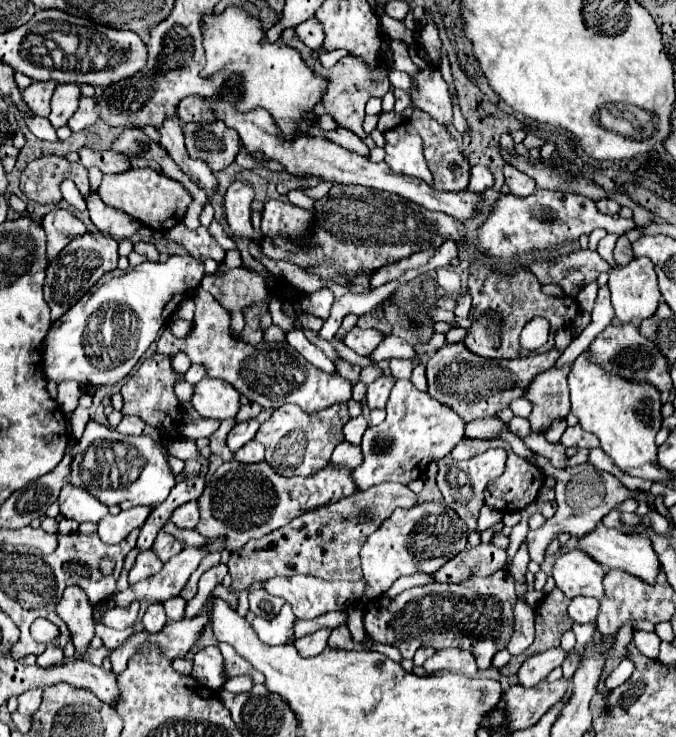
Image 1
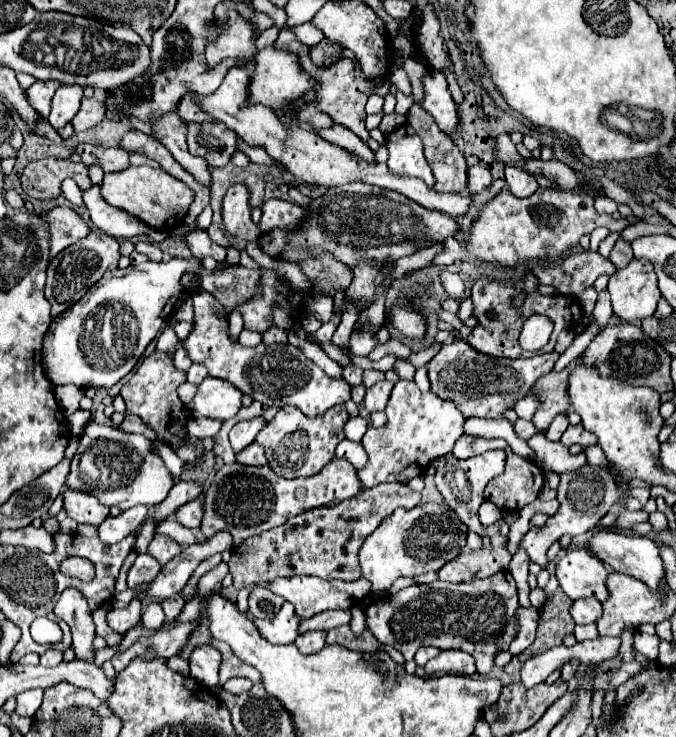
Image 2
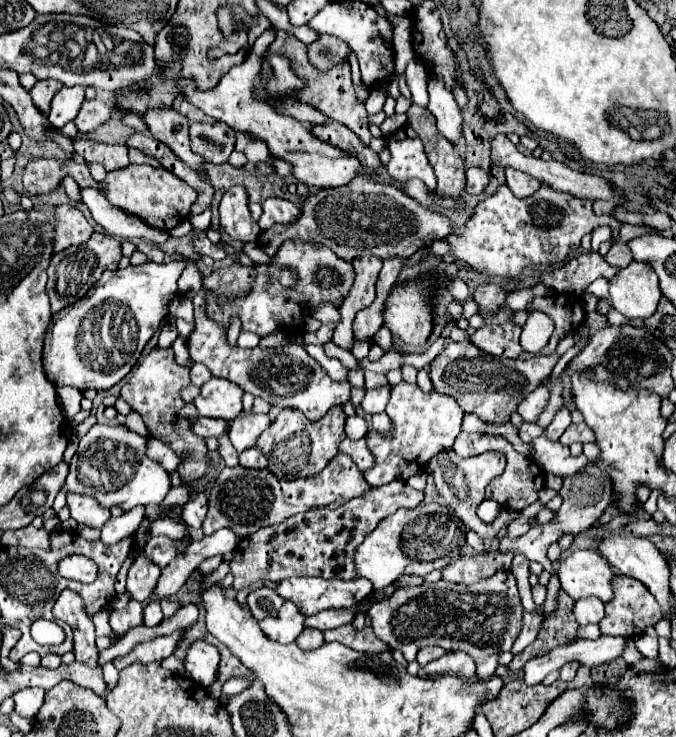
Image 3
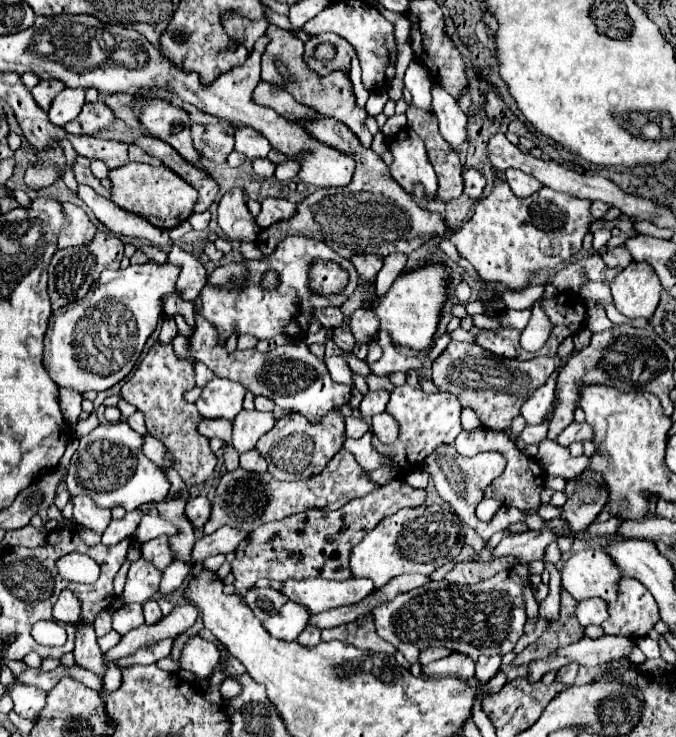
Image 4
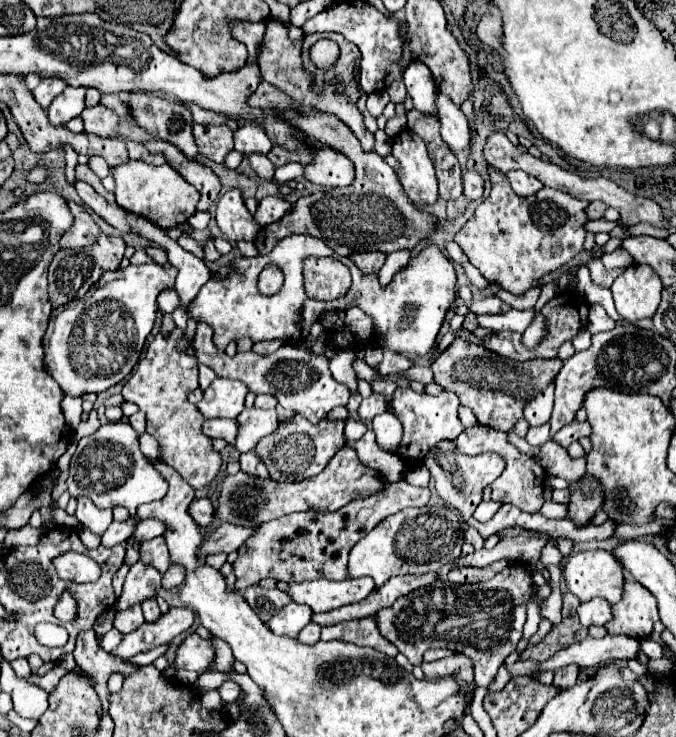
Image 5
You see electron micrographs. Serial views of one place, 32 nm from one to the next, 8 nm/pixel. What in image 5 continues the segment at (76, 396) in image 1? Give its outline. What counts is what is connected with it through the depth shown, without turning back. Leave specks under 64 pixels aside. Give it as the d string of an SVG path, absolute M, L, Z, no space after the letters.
M64 396L64 414L66 414L66 420L68 420L68 426L76 428L80 424L80 414L82 414L82 398L70 398L70 396Z

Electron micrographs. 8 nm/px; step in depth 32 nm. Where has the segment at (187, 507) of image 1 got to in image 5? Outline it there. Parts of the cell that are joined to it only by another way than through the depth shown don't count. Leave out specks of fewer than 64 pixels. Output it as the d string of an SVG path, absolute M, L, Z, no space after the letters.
M196 498L196 500L192 502L190 512L192 512L192 518L194 518L202 528L206 528L206 526L214 520L214 506L212 506L210 498Z

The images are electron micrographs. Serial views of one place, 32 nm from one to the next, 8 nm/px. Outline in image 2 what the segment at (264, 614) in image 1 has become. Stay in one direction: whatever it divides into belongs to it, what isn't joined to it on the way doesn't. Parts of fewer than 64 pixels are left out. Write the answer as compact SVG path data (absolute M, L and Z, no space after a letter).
M258 586L250 592L248 602L250 602L250 614L254 618L272 618L280 610L280 606L284 604L284 598L272 594L264 586Z

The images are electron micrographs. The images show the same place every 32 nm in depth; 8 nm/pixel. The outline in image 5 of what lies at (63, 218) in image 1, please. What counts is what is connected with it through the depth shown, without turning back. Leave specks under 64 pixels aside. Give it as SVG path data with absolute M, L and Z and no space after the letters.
M70 202L70 208L72 208L76 224L72 226L70 232L66 232L62 236L60 248L84 248L84 246L96 244L96 240L98 240L98 226L92 220L92 216L88 216L88 212L82 206L74 204L74 202Z

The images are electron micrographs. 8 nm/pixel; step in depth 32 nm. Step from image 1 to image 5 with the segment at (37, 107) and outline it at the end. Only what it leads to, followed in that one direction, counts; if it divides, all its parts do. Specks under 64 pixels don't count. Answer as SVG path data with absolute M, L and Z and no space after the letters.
M44 78L32 94L34 94L36 102L38 102L42 108L48 108L50 102L52 102L60 92L64 92L66 88L68 88L68 84L66 84L64 80L60 80L60 78Z

